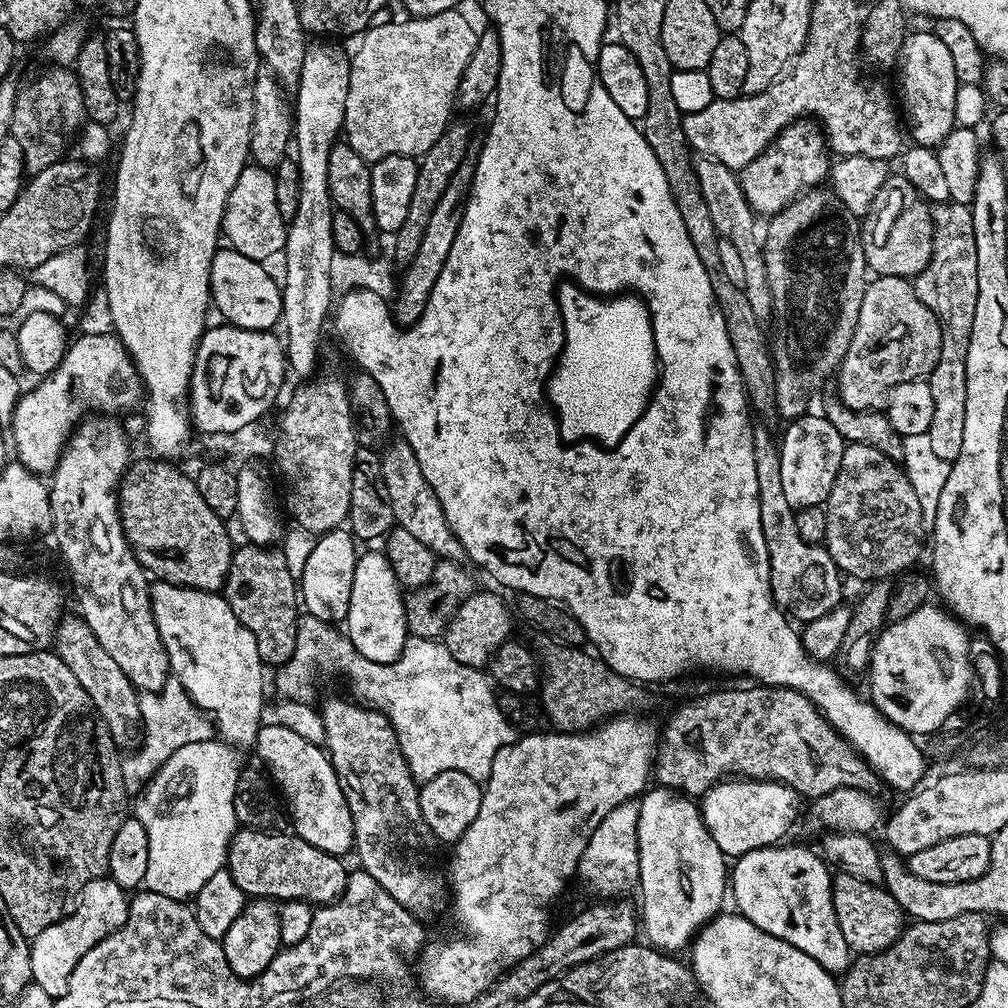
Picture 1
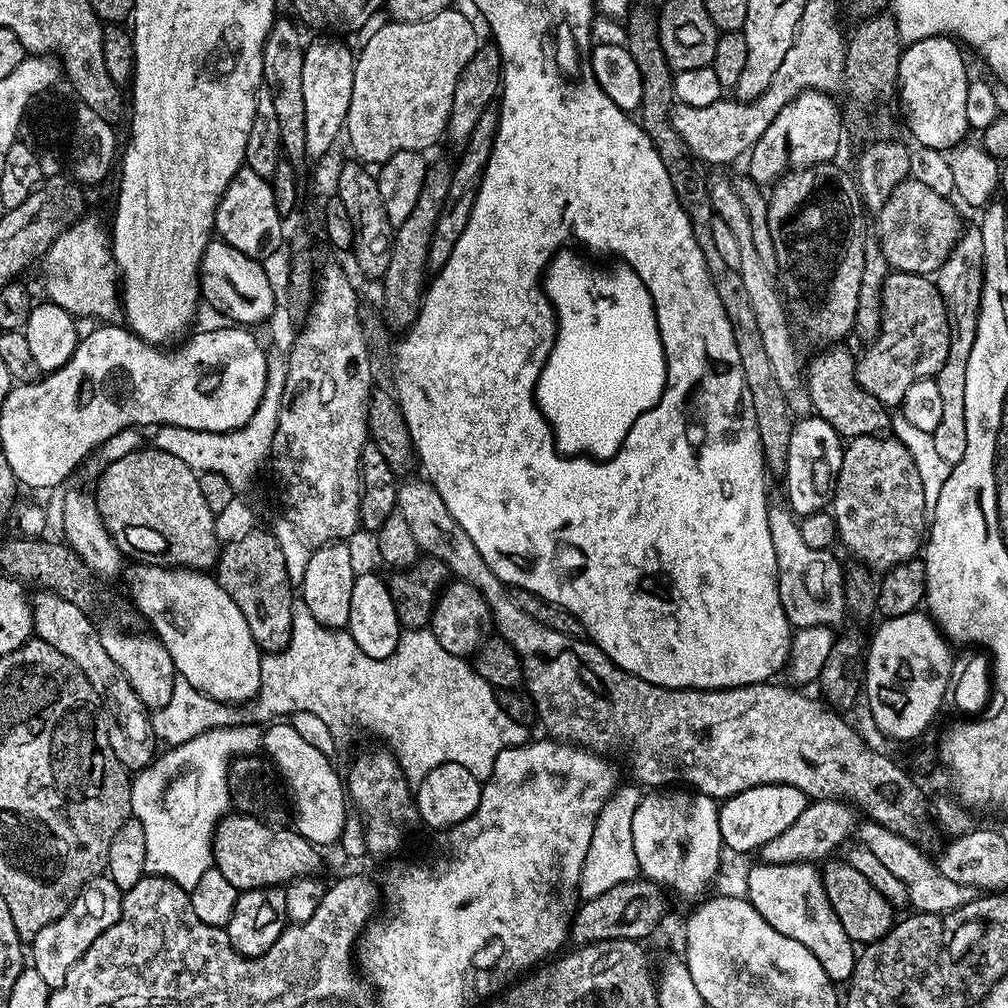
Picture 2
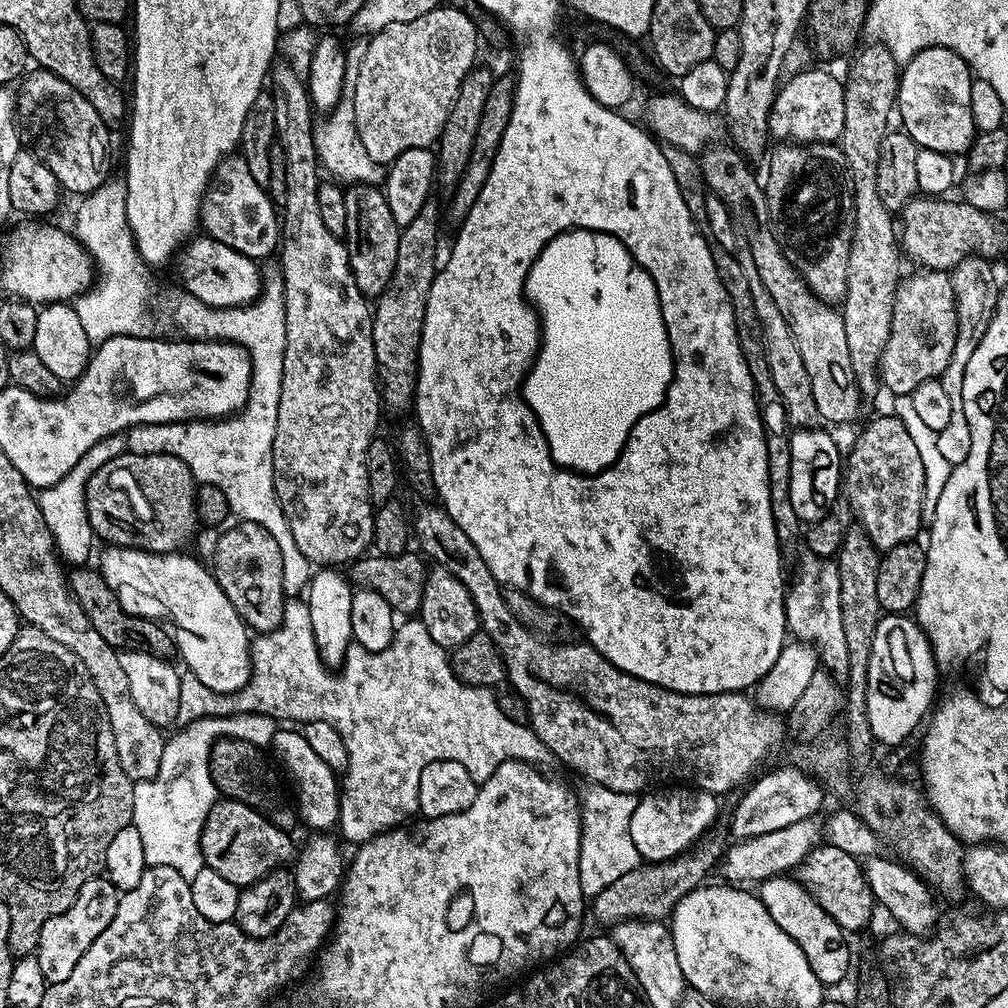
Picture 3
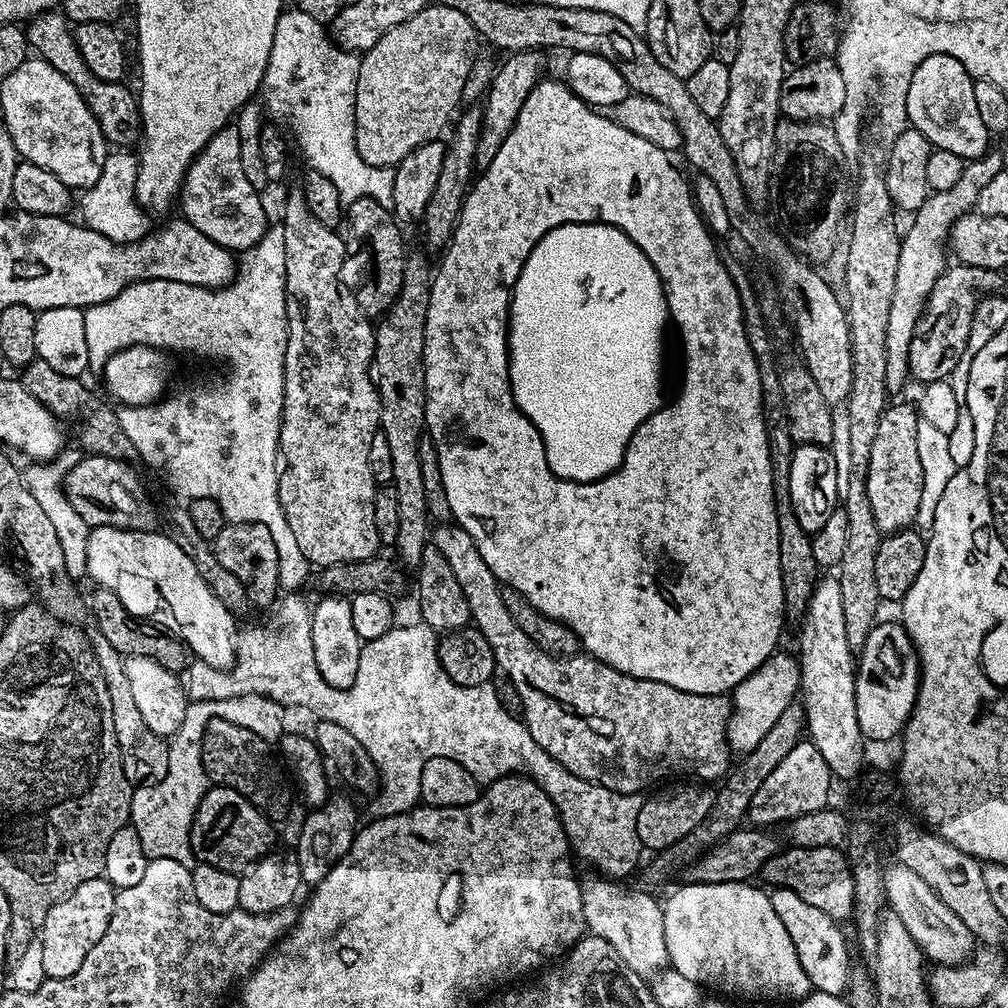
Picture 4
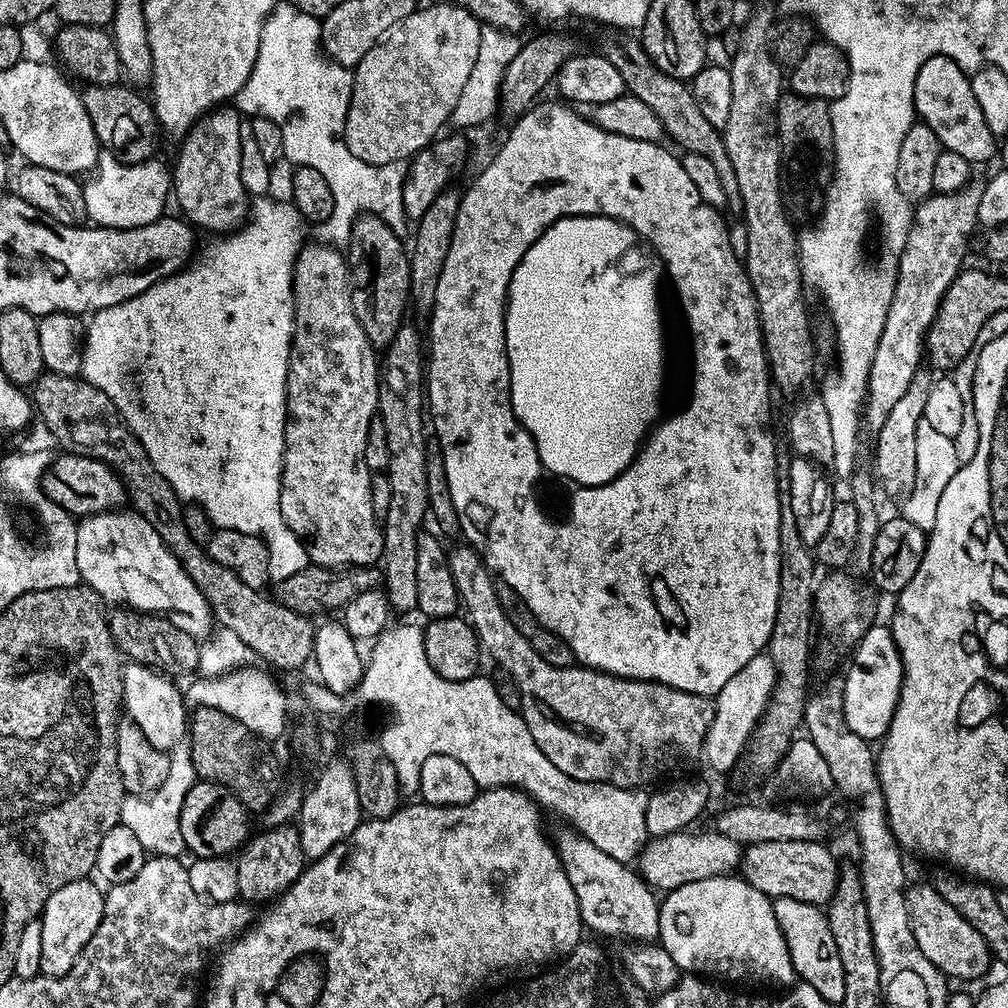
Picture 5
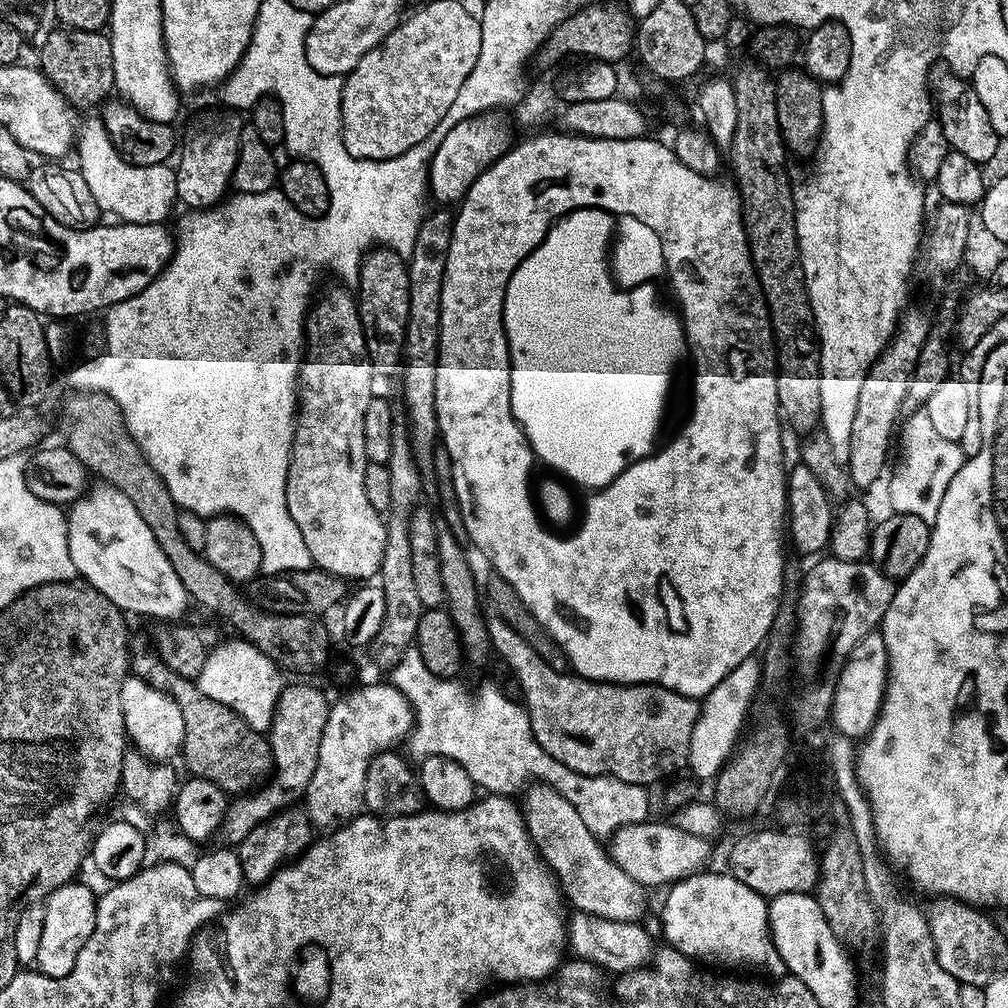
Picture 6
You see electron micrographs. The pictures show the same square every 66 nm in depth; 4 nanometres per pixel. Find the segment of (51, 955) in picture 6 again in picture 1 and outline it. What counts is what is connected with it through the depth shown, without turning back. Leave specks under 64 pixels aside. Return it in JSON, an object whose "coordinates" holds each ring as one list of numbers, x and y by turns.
{"coordinates":[[110,878,91,880,80,891,72,911,54,926,46,926,46,930,42,930,42,934,38,934,31,941,32,983,42,987,52,997,65,996,68,992,70,974,74,974,74,966,78,966,82,954,98,946,102,938,108,937,126,922,129,899,129,893,120,888,118,882]]}

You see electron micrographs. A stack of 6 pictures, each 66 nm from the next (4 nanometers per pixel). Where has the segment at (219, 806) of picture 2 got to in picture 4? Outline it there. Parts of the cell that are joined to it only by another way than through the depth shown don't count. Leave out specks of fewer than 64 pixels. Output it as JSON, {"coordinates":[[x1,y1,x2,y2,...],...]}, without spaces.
{"coordinates":[[255,694,235,696,229,700,189,703,186,718,180,729,176,731,176,735,171,737,168,745,170,766,166,766,166,778,162,778,162,782,157,784,137,787,132,793,130,824,135,828,138,838,142,838,143,850,149,859,173,858,174,861,187,865,193,863,190,830,194,822,194,814,198,810,198,802,202,802,205,792,210,787,200,757,200,737,204,734,204,725,209,717,246,726,246,730,254,730,258,738,276,742,286,732,284,712,285,709,281,705,274,703,267,696]]}

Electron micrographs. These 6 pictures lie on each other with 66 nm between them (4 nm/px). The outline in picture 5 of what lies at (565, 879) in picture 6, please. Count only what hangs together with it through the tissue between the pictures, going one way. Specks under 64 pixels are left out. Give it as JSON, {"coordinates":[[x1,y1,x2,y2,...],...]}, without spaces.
{"coordinates":[[563,826,554,832,556,853,574,886,578,910,585,929,593,928,604,936,621,936,624,942,652,942,660,935,660,900,639,871,620,863,594,846,581,832]]}

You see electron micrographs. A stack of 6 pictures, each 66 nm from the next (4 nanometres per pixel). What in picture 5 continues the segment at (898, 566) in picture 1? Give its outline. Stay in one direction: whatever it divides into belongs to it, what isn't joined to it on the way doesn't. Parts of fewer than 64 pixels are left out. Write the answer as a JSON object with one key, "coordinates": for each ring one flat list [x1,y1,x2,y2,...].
{"coordinates":[[924,370,914,374,914,378,910,382,910,390,906,390,906,394,894,405,894,410,890,410,882,430,875,433,874,436,874,440,876,440,874,476,879,487,881,489,884,487,892,496,898,495,899,492,907,493,915,482,916,463,918,462,916,427,924,418,926,398,934,383,933,377,930,378,927,374,929,375]]}

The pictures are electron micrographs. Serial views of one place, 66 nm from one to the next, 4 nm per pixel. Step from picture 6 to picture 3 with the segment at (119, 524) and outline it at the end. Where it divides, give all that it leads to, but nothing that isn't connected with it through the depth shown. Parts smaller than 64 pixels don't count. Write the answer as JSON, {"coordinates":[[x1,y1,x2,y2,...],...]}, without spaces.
{"coordinates":[[105,547,100,556,98,571,115,592,122,610,131,616,145,616,164,625,166,634,172,639,175,651,184,659,184,668,192,672,202,682,210,686,217,694,238,692,246,687,252,677,252,649,250,647,250,629,243,618,234,610,230,598,218,586,216,577,207,567,204,568,192,556,180,552,147,552,141,548]]}

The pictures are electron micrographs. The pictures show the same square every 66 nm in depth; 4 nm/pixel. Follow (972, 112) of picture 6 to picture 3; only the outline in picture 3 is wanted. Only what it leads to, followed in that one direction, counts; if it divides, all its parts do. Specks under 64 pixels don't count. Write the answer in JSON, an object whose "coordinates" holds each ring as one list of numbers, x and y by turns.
{"coordinates":[[927,47,903,65,899,75,896,110,902,120,901,127,919,148,936,150,951,156,965,155,971,148,977,133,970,109,970,86,974,74,971,65,948,47]]}

